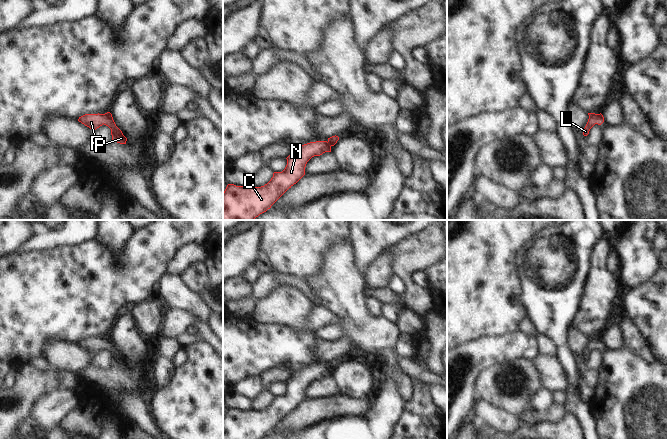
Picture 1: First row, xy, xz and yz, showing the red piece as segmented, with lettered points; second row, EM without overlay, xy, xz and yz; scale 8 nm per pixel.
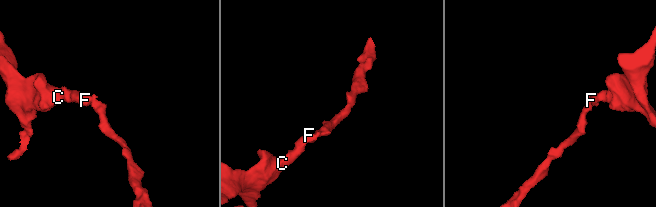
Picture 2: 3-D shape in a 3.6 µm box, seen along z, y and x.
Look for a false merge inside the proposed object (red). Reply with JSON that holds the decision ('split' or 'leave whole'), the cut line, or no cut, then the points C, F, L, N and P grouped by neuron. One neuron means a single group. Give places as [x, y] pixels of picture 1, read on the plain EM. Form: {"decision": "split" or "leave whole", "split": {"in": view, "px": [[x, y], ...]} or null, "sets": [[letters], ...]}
{"decision": "leave whole", "split": null, "sets": [["C", "F", "L", "N", "P"]]}

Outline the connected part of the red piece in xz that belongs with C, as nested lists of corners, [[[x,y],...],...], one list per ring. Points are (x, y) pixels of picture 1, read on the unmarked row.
[[[332,360],[327,365],[316,365],[304,368],[293,374],[286,382],[287,389],[282,396],[274,396],[271,404],[261,411],[236,410],[228,408],[223,416],[223,439],[260,439],[271,430],[304,399],[307,386],[314,380],[320,380],[325,376],[331,376],[331,371],[339,364],[338,360]]]

